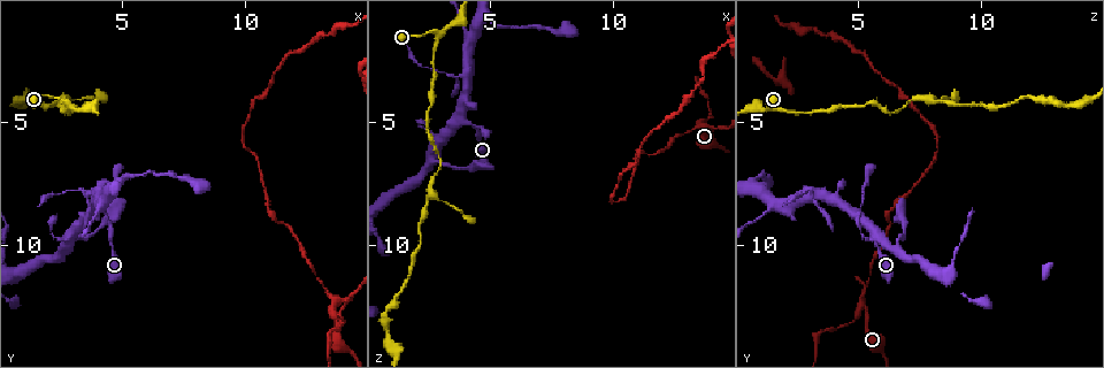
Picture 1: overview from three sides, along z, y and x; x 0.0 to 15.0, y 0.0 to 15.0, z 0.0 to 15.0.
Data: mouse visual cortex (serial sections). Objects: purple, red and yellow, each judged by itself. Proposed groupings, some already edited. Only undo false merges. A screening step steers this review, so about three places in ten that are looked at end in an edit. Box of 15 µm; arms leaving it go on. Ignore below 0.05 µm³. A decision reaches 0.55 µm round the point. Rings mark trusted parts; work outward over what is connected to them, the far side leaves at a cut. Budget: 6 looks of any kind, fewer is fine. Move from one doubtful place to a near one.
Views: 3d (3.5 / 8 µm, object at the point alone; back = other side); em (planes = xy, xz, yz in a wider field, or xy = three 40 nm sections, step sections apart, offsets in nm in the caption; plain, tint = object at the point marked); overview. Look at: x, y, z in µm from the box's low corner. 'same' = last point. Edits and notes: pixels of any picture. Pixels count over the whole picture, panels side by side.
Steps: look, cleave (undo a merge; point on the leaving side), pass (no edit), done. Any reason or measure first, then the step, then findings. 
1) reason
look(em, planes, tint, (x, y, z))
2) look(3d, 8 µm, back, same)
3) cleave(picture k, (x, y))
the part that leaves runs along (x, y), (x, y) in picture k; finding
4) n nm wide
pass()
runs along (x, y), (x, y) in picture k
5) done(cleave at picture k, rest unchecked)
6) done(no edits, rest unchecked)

thin neck
look(3d, 3.5 µm, (4.1, 8.5, 4.9))

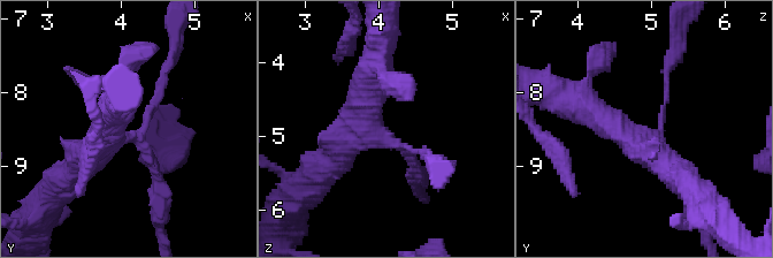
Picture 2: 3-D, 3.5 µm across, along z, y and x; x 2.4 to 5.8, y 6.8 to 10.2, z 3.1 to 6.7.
4 arms; arms of 100, 150, 400, 400 nm; need the tissue
look(em, xy, step 5, tint, (4.05, 8.60, 5.00))

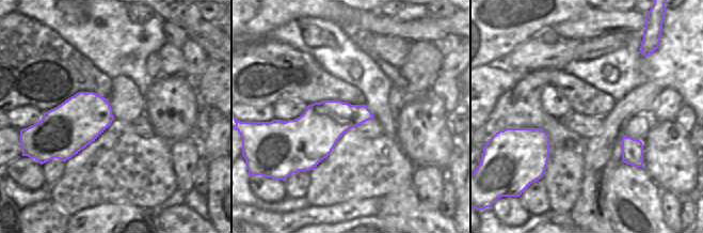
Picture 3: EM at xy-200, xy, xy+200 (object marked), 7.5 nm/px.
look(em, xy, step 3, tint, same)

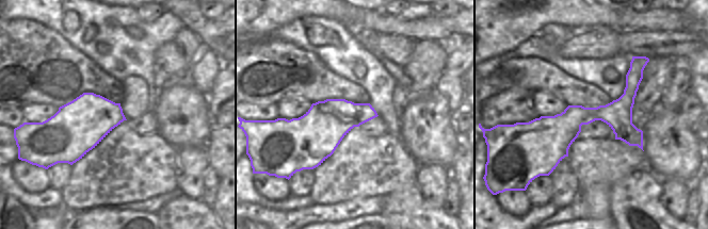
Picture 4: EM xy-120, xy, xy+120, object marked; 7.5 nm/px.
pass()
runs along (642, 65), (611, 113), (528, 132) in picture 4; continuous, no second cell

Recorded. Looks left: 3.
three arms meet
look(3d, 3.5 µm, (4.0, 8.5, 1.4))

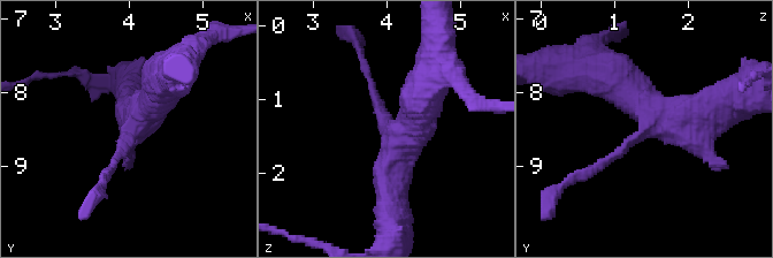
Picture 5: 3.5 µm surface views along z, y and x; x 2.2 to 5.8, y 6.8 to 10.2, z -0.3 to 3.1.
shape alone is not enough
look(em, xy, step 3, tint, (4.05, 8.50, 1.45))

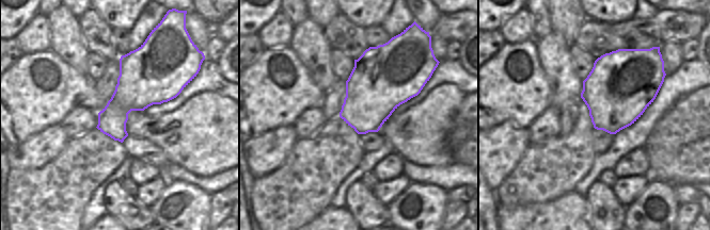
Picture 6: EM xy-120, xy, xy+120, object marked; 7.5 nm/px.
look(em, xy, step 1, tint, same)

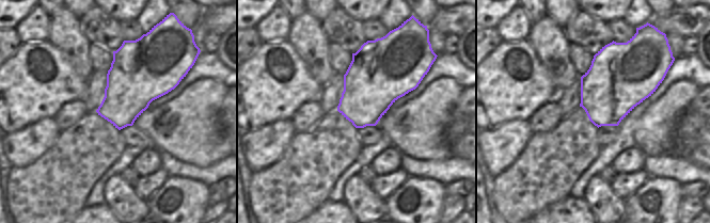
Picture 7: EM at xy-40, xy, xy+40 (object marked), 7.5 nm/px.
pass()
runs along (393, 212), (393, 159), (426, 89) in picture 5; one cell here

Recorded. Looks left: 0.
done(no edits, rest unchecked)

